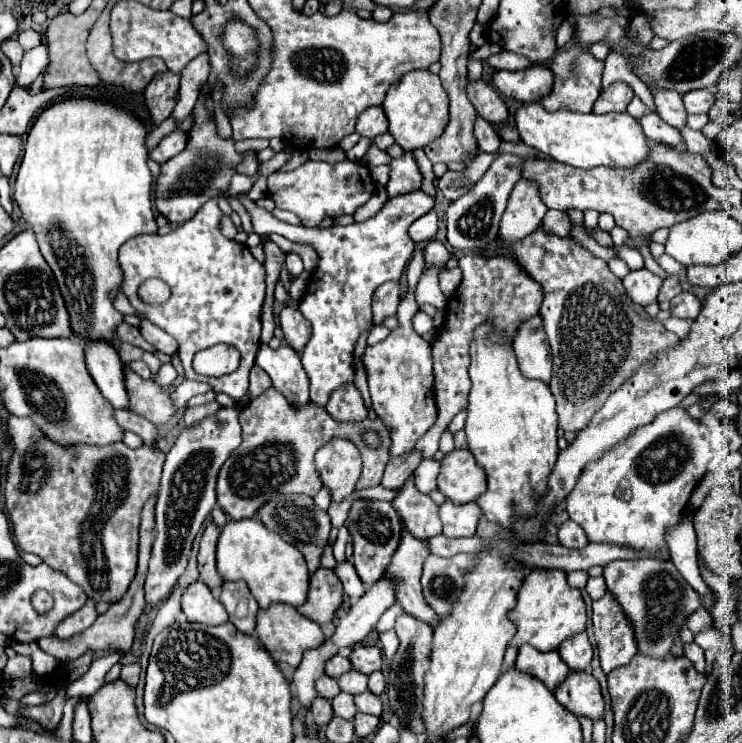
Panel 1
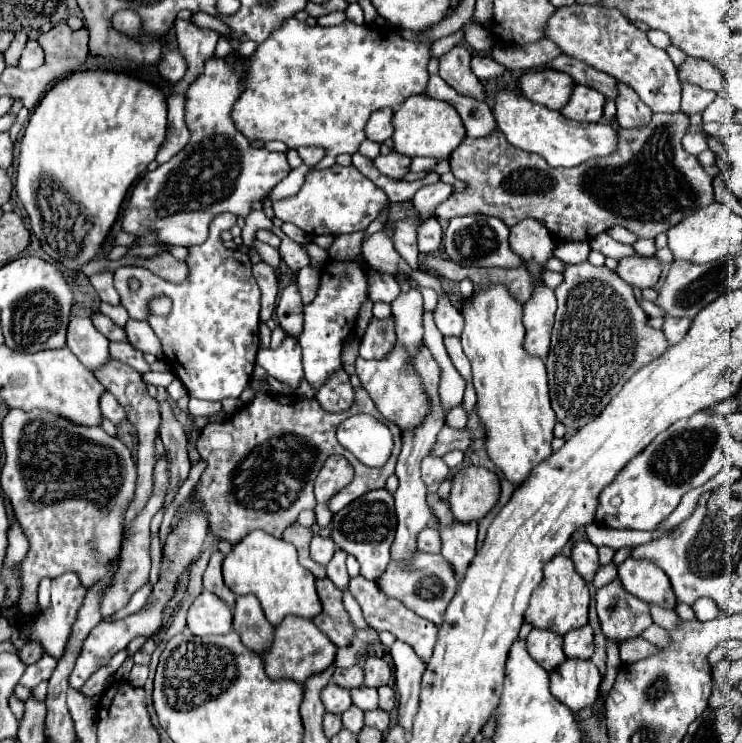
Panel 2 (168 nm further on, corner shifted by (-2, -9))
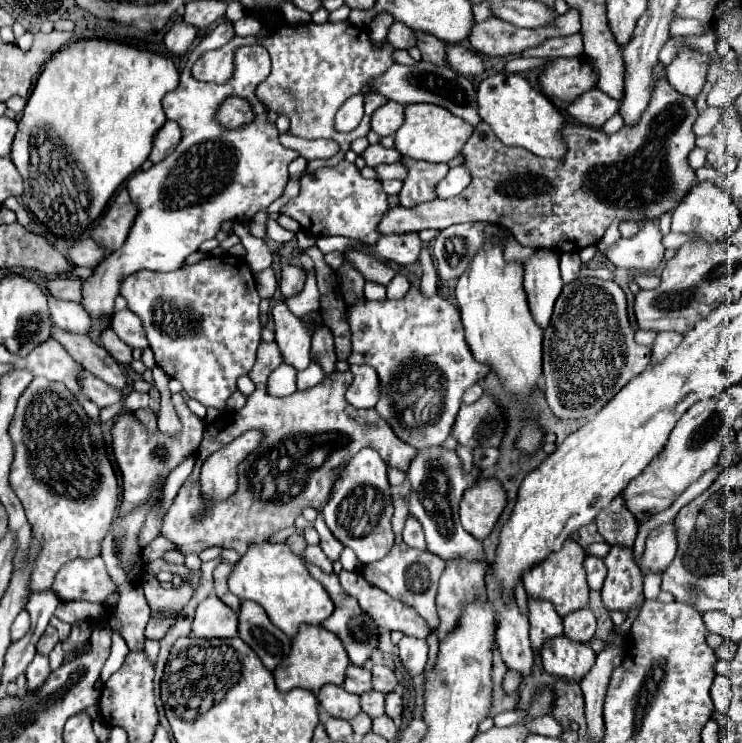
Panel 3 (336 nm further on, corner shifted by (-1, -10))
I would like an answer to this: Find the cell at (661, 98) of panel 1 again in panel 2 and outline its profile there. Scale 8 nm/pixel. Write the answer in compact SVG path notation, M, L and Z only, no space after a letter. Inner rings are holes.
M591 5L559 7L547 19L545 37L557 43L565 55L581 59L587 65L605 71L611 77L631 85L639 93L643 103L651 107L651 111L655 113L679 111L681 83L673 61L669 59L667 51L651 45L647 33L635 27L627 17L623 17L619 9L591 7Z

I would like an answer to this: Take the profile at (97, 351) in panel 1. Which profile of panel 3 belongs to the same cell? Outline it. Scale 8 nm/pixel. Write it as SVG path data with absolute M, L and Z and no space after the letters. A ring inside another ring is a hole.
M50 296L48 302L50 302L50 310L52 310L54 324L58 328L68 330L72 334L90 336L92 322L90 322L88 312L80 304L76 304L76 302L64 302L64 300L58 300L54 296Z

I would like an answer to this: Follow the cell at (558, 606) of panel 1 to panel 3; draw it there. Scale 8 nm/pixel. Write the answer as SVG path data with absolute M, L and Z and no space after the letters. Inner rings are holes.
M568 538L562 544L562 550L550 554L550 558L546 558L546 562L542 562L542 566L538 566L538 570L530 570L530 574L526 574L524 588L526 588L528 598L552 602L560 618L568 616L570 612L586 608L590 588L586 584L586 572L582 566L584 556L586 556L586 552L580 548L580 544L574 542L572 538Z

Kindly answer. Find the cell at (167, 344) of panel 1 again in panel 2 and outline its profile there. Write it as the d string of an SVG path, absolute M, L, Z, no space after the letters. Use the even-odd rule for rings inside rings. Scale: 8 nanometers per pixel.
M129 319L127 325L125 325L125 333L127 333L127 341L143 351L143 353L153 353L157 359L163 359L163 351L161 351L161 343L159 339L155 337L153 329L145 323L145 321L135 321L135 319Z

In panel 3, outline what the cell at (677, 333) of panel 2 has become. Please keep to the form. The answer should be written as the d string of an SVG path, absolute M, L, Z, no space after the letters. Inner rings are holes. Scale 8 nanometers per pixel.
M660 332L654 340L652 346L652 364L664 360L674 348L678 348L678 344L682 342L682 334L676 332Z

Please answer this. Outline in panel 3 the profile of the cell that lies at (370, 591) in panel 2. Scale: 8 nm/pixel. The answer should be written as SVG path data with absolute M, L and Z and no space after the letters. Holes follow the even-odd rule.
M342 570L340 584L350 596L358 600L360 608L370 616L370 620L378 628L398 630L406 636L422 640L428 640L428 636L434 632L434 628L430 628L430 624L422 620L414 608L390 598L384 590L370 586L360 572Z

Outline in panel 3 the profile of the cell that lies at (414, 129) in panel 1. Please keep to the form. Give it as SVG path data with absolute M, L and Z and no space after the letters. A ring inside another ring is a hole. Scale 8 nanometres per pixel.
M406 104L404 106L404 122L394 136L394 148L406 158L426 160L426 162L448 162L460 154L460 150L468 142L472 130L474 128L468 122L454 118L454 114L450 114L442 106Z

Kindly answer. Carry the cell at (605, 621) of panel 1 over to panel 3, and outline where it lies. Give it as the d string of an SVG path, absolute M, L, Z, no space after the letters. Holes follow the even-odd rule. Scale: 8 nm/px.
M612 546L610 554L604 558L604 564L608 568L608 576L602 586L602 604L608 612L632 612L642 608L644 592L642 592L642 580L638 566L634 566L634 554L628 548Z

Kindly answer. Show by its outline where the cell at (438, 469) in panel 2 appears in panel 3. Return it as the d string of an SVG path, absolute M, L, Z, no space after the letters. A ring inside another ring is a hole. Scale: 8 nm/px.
M260 342L256 352L256 364L250 370L250 380L256 384L254 394L234 416L220 416L218 422L206 426L204 440L198 448L198 460L194 472L178 490L168 514L164 516L160 534L170 540L182 554L200 554L206 548L232 548L238 554L246 552L250 540L266 542L276 532L294 524L304 508L312 506L318 512L326 506L340 470L352 460L362 446L378 448L388 468L408 470L416 448L406 446L396 438L390 424L378 416L374 408L354 408L346 400L346 390L352 382L350 372L334 372L330 378L310 390L296 392L286 398L272 398L266 394L268 374L282 364L276 342ZM248 430L260 430L264 434L262 444L244 458L238 466L238 490L222 502L204 502L200 490L200 468L210 454L236 440Z

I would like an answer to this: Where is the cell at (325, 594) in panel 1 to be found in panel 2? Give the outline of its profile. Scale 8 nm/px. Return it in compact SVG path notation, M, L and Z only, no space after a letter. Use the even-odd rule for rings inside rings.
M317 579L317 593L323 603L323 611L313 619L313 623L337 645L337 647L349 647L357 635L357 629L353 627L343 601L341 591L331 585L329 579Z

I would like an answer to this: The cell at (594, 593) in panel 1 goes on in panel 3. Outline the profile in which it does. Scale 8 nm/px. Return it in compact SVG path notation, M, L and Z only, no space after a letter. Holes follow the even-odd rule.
M622 496L614 498L614 502L610 502L610 506L606 506L598 514L596 524L598 532L610 546L622 546L622 548L634 546L638 522L626 508L622 508Z

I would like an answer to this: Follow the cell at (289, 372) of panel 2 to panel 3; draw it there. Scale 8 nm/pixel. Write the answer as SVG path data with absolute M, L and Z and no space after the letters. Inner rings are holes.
M286 302L272 308L272 320L276 324L276 344L280 348L284 364L304 370L310 364L310 334L304 330L298 316L294 316Z

